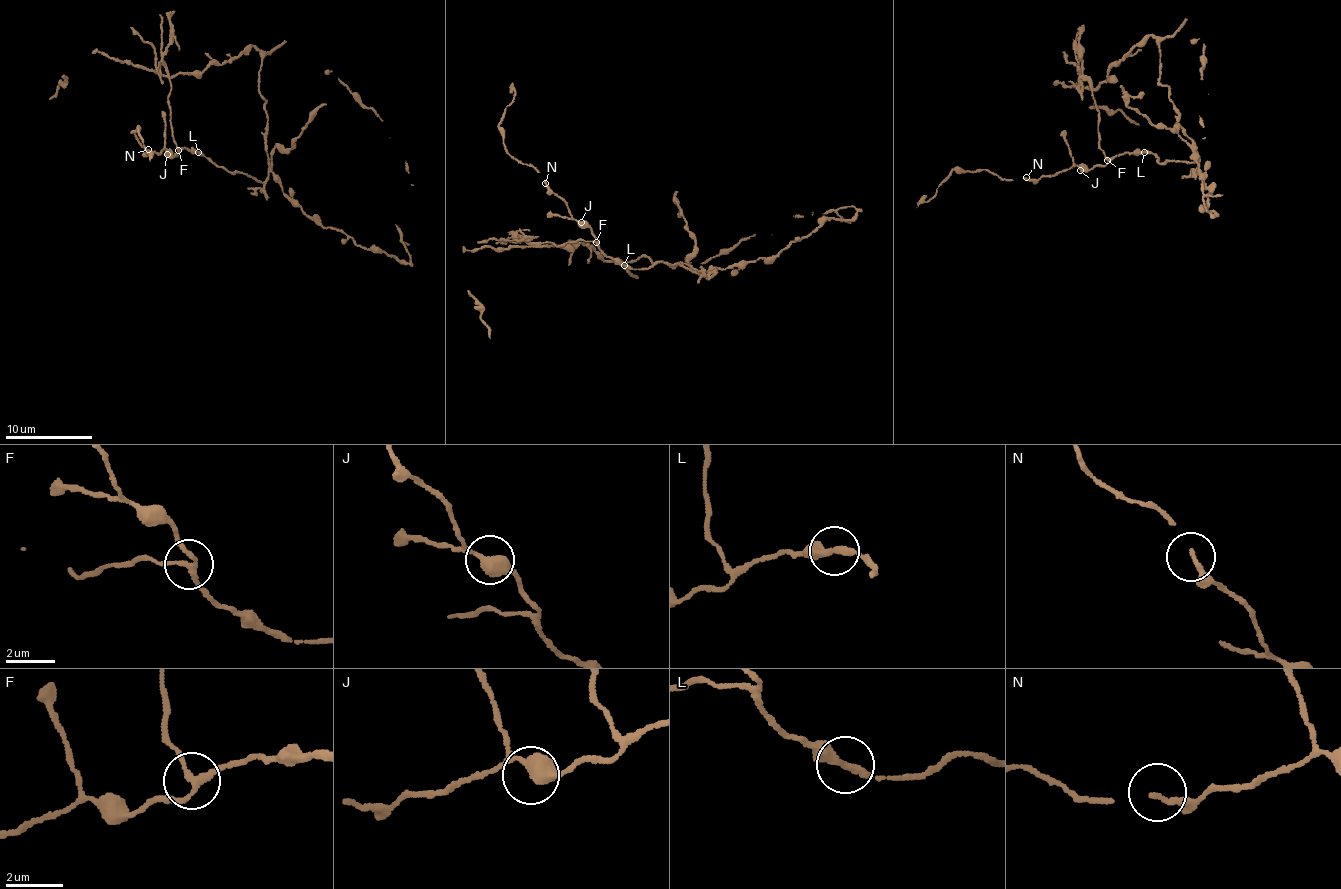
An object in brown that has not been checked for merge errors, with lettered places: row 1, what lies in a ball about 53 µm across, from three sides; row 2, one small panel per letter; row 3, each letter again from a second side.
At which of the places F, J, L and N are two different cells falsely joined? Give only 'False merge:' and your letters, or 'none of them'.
False merge: F, L

